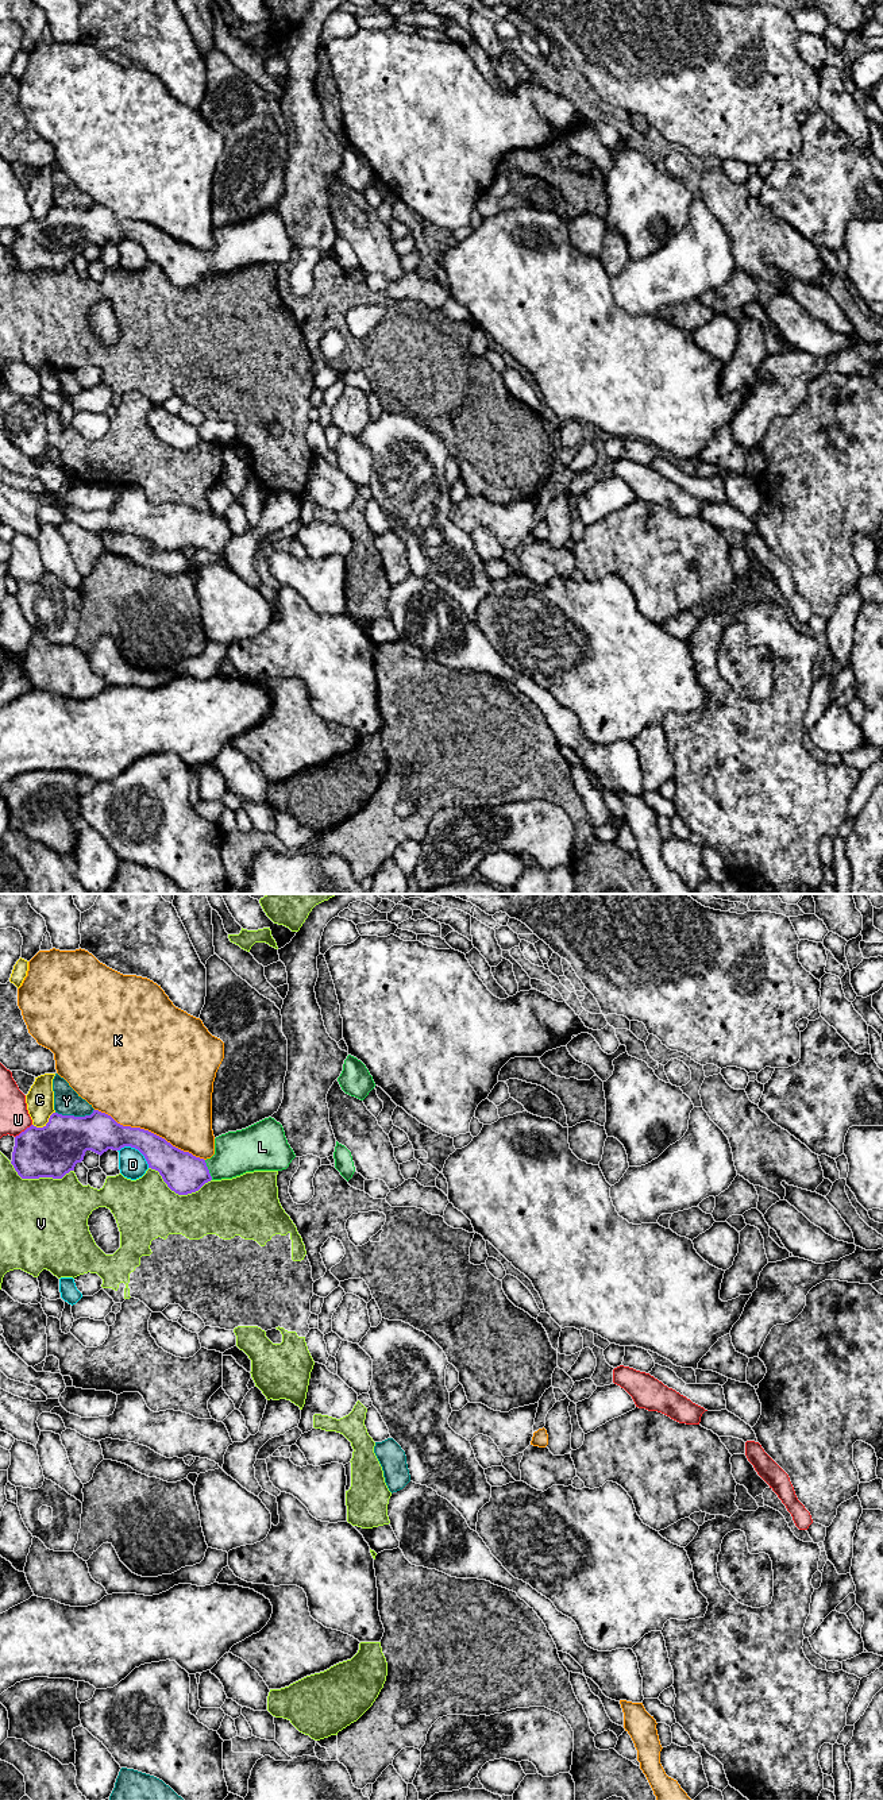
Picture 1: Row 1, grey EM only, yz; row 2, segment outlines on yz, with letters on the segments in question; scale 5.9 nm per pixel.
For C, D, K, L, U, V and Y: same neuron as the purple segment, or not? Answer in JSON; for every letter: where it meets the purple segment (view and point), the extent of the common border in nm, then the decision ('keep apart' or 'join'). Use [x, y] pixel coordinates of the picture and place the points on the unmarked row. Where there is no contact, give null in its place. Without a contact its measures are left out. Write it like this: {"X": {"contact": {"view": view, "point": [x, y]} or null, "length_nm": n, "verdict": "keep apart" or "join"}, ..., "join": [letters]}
{"C": {"contact": {"view": "yz", "point": [46, 216]}, "length_nm": 160, "verdict": "keep apart"}, "D": {"contact": {"view": "yz", "point": [137, 241]}, "length_nm": 220, "verdict": "keep apart"}, "K": {"contact": {"view": "yz", "point": [150, 224]}, "length_nm": 700, "verdict": "keep apart"}, "L": {"contact": {"view": "yz", "point": [208, 262]}, "length_nm": 130, "verdict": "join"}, "U": {"contact": {"view": "yz", "point": [24, 223]}, "length_nm": 130, "verdict": "keep apart"}, "V": {"contact": {"view": "yz", "point": [39, 269]}, "length_nm": 380, "verdict": "keep apart"}, "Y": {"contact": {"view": "yz", "point": [73, 208]}, "length_nm": 240, "verdict": "keep apart"}, "join": ["L"]}

